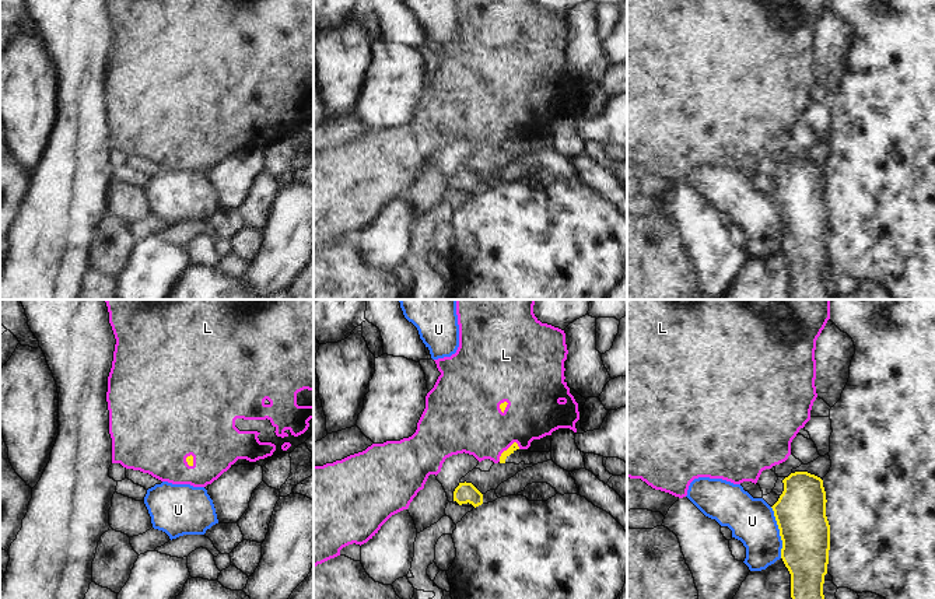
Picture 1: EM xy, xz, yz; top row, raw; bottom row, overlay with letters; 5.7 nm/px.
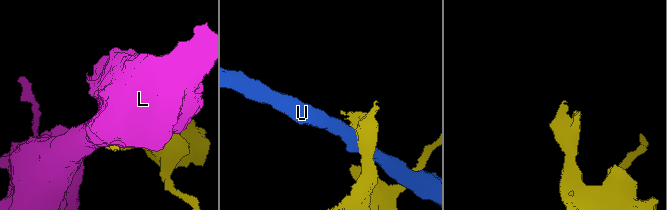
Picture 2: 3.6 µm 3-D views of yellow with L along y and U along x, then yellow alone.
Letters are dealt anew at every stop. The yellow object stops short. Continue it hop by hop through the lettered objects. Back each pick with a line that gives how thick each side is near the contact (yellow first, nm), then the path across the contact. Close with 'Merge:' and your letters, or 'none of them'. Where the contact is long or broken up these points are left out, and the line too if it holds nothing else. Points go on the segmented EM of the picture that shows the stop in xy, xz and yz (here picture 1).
Merge: none of them

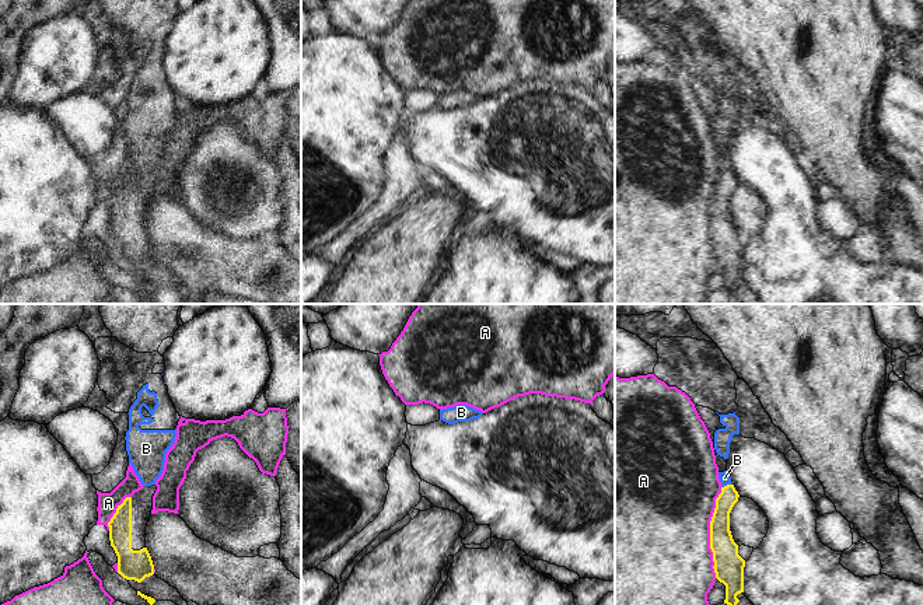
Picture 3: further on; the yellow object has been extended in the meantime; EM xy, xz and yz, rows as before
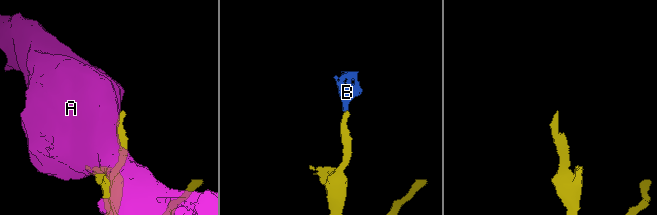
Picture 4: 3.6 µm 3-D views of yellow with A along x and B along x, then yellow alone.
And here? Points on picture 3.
B: Thickness 110 nm (yellow) against 70 nm. Path across: yz (720, 521), (727, 499), (727, 485), (724, 478)
Merge: B

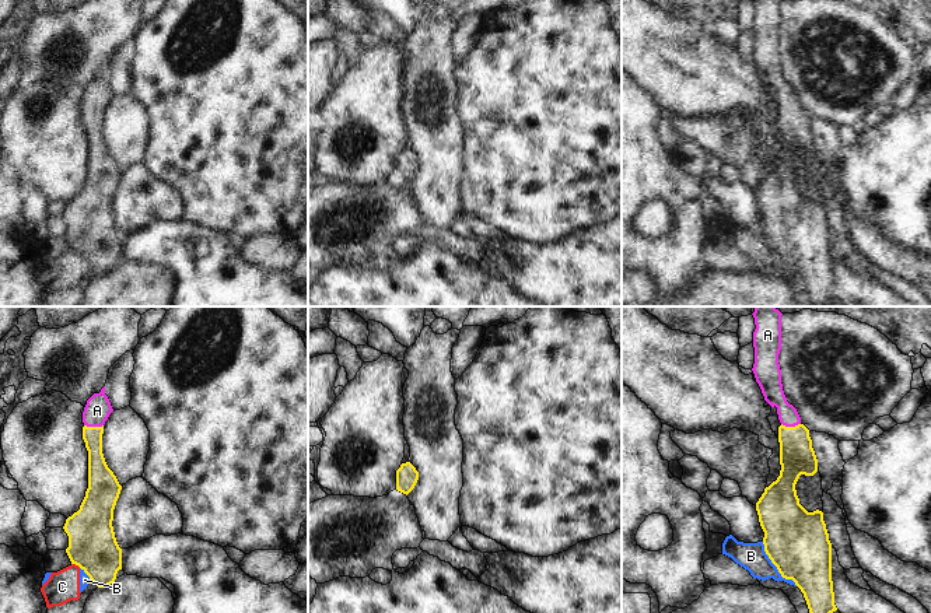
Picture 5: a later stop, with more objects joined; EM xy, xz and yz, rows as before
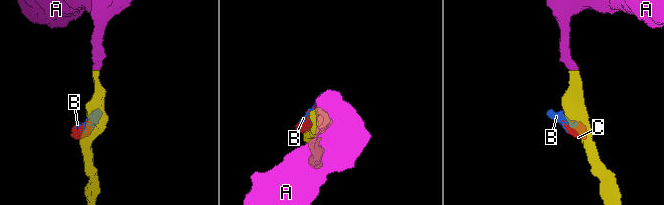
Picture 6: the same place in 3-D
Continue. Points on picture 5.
A: Thickness 120 nm (yellow) against 150 nm. Path across: xy (98, 470), (94, 427), (97, 410)
Merge: A

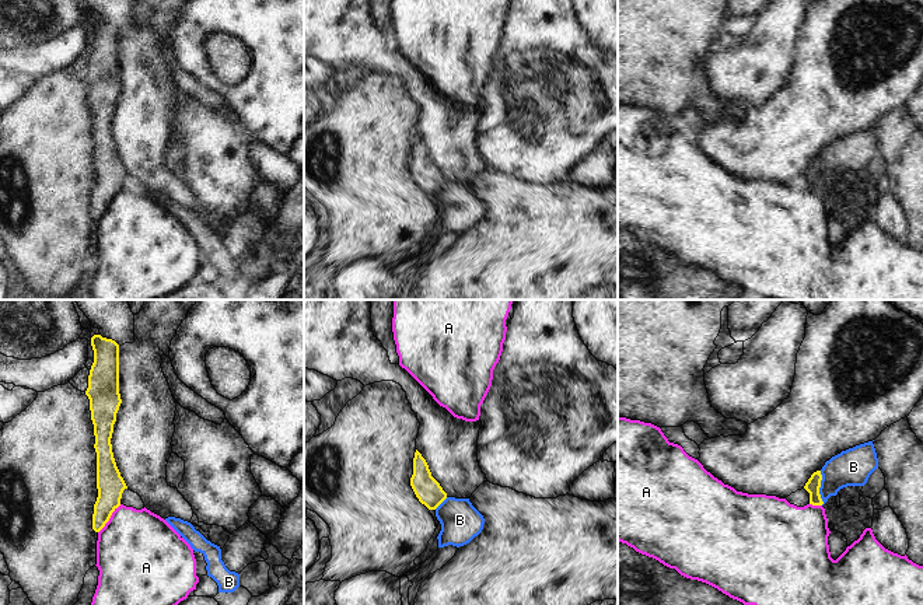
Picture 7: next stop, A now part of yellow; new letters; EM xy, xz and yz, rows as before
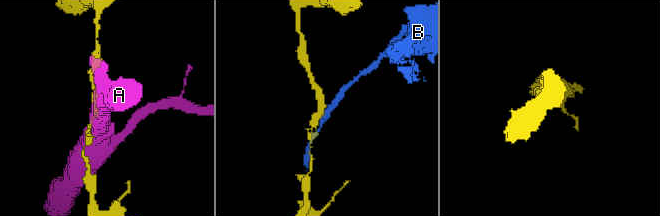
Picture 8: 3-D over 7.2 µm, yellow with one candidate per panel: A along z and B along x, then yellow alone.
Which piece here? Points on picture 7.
Merge: none of them

